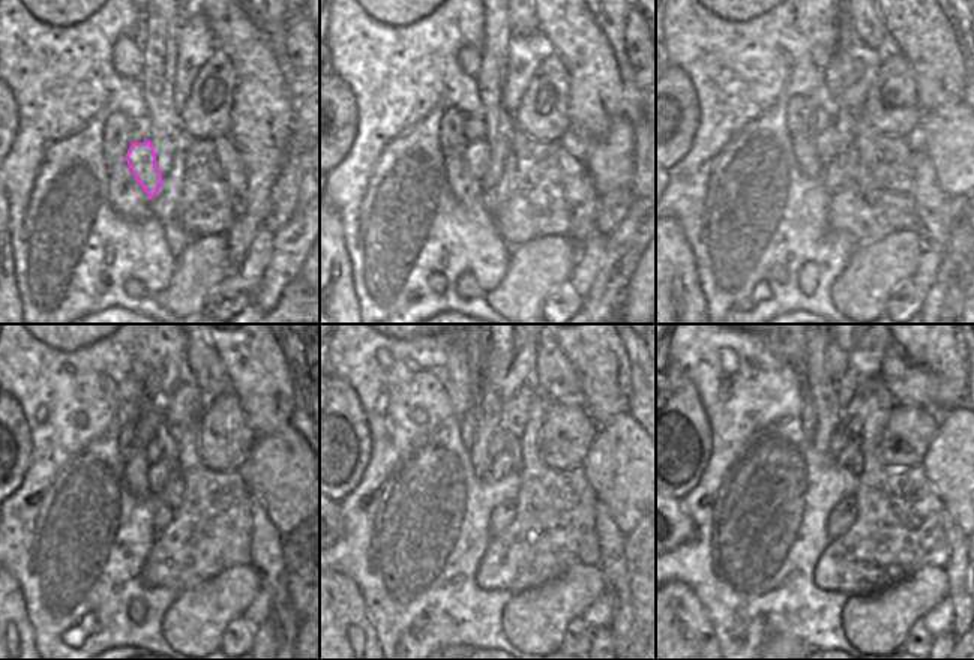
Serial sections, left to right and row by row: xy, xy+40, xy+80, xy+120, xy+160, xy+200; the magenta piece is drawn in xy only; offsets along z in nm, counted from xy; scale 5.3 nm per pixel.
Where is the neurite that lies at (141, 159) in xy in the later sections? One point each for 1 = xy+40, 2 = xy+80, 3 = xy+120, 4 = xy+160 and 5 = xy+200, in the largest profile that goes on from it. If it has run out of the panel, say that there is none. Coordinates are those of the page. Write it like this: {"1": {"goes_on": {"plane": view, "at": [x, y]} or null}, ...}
{"1": {"goes_on": {"plane": "xy+40", "at": [477, 155]}}, "2": {"goes_on": {"plane": "xy+80", "at": [827, 144]}}, "3": {"goes_on": {"plane": "xy+120", "at": [161, 471]}}, "4": {"goes_on": {"plane": "xy+160", "at": [508, 462]}}, "5": {"goes_on": {"plane": "xy+200", "at": [850, 458]}}}

